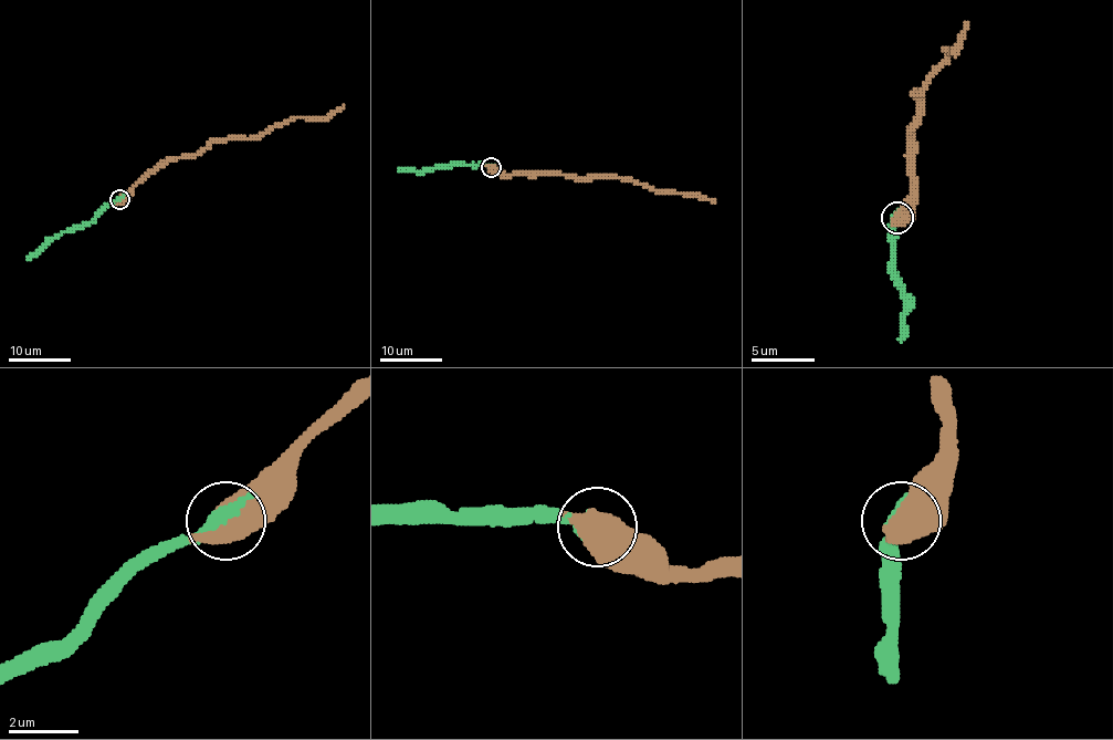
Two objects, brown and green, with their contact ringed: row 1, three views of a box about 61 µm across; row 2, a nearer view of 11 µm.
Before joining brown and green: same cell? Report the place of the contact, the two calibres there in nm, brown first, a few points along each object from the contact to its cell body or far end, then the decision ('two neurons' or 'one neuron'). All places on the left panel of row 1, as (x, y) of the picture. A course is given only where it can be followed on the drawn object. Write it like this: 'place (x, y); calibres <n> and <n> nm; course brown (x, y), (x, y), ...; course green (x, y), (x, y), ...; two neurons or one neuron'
place (119, 199); calibres 600 and 400 nm; course brown (119, 200), (169, 159), (198, 155), (213, 141), (259, 138), (294, 117), (328, 120), (344, 104); course green (119, 198), (108, 202), (90, 221), (51, 237), (27, 259); one neuron

